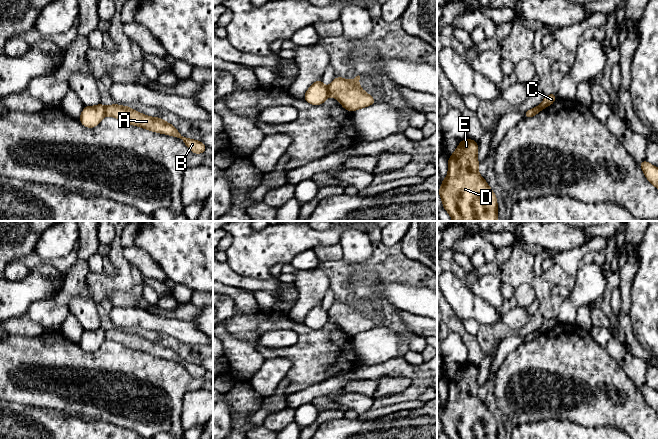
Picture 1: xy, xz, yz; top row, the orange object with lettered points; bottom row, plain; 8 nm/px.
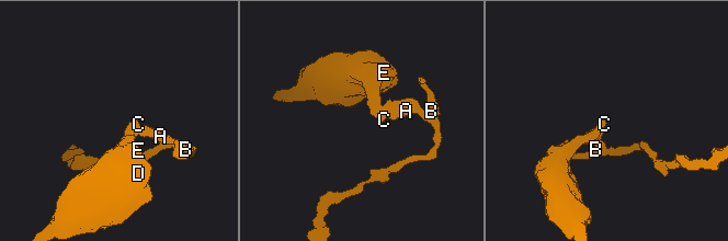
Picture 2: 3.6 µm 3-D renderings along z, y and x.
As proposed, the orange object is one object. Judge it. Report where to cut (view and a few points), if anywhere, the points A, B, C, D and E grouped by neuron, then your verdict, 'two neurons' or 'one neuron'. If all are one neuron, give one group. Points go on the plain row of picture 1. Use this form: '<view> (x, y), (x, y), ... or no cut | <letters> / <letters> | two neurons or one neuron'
xy (104, 331), (105, 338) | A B / C D E | two neurons

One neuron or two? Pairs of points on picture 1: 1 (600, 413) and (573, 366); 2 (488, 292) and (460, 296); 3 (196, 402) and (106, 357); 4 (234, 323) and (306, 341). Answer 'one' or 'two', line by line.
1: one
2: two
3: two
4: one

